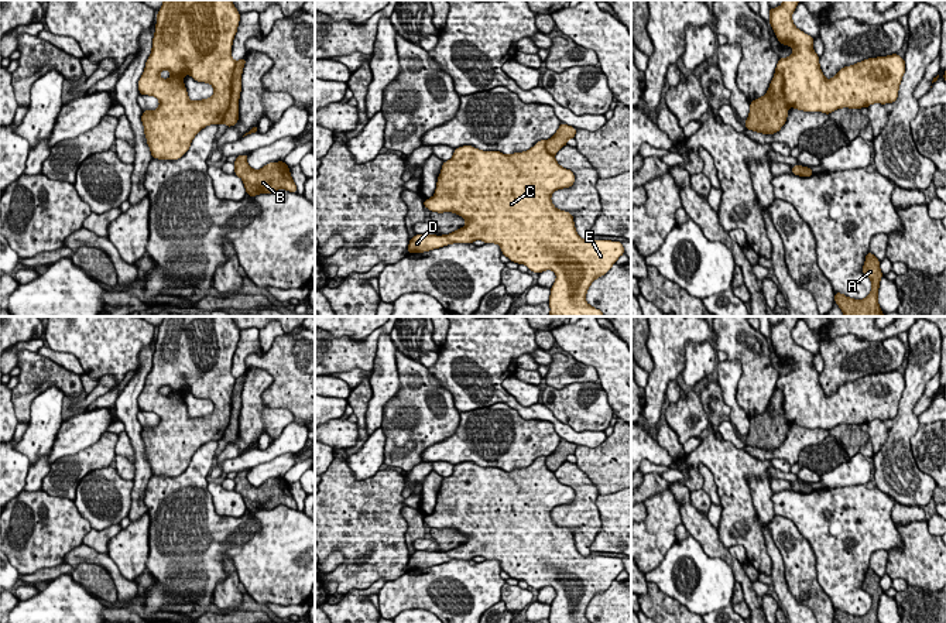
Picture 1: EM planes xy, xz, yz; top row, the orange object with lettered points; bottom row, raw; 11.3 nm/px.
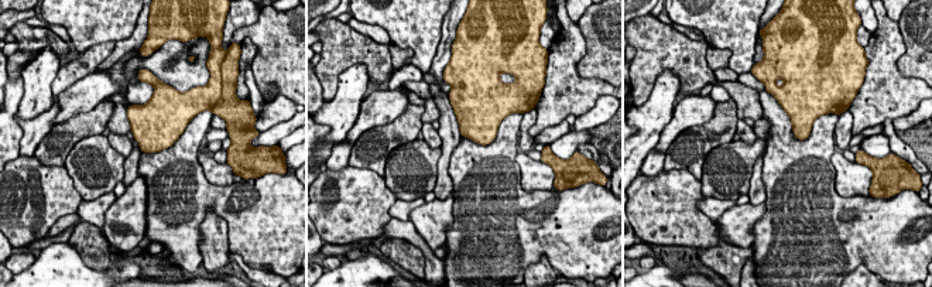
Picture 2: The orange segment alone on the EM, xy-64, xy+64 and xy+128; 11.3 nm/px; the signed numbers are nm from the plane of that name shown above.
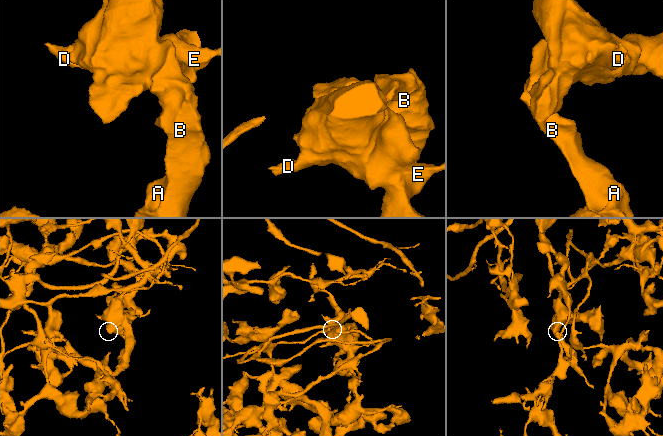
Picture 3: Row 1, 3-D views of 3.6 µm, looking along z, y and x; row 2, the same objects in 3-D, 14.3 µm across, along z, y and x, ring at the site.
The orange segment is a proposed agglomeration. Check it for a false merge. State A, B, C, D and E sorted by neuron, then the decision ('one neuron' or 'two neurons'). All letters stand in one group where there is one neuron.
A B / C D E | two neurons

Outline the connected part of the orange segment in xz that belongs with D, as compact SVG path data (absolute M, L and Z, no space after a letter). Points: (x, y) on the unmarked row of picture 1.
M546 456L535 459L522 469L503 470L481 468L473 462L455 465L438 493L435 511L424 517L431 528L453 528L466 537L466 542L453 550L417 551L409 557L409 569L424 569L452 559L496 559L510 578L525 581L539 591L552 586L556 596L551 603L549 623L592 623L586 619L590 600L604 592L624 571L621 558L583 557L575 545L573 533L553 523L551 511L556 506L572 503L575 490L561 483L546 468Z

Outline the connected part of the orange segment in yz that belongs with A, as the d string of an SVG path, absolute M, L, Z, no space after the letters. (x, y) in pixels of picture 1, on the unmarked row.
M870 568L866 572L863 591L871 596L871 609L868 610L868 613L864 616L853 616L846 613L844 610L834 609L834 619L839 623L880 623L878 605L882 589L880 586L880 576Z

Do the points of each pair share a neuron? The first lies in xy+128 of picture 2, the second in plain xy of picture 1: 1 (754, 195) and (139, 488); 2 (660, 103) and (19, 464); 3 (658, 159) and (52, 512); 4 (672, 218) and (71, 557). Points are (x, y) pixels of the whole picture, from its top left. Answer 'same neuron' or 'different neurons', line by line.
1: same neuron
2: different neurons
3: different neurons
4: different neurons

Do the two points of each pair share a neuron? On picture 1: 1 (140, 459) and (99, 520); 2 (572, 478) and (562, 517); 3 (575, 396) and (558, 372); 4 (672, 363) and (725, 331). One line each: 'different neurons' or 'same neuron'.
1: different neurons
2: same neuron
3: different neurons
4: different neurons

